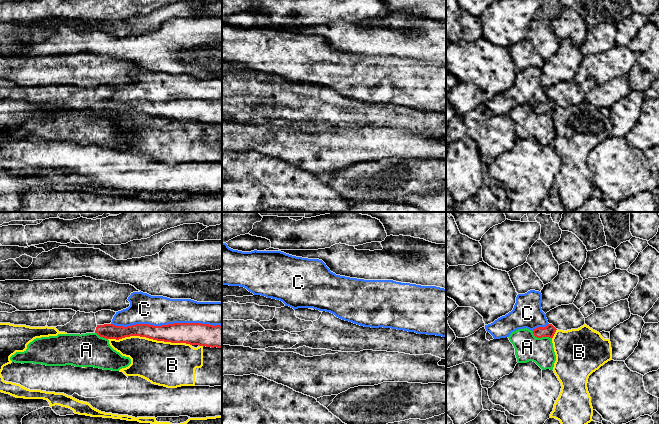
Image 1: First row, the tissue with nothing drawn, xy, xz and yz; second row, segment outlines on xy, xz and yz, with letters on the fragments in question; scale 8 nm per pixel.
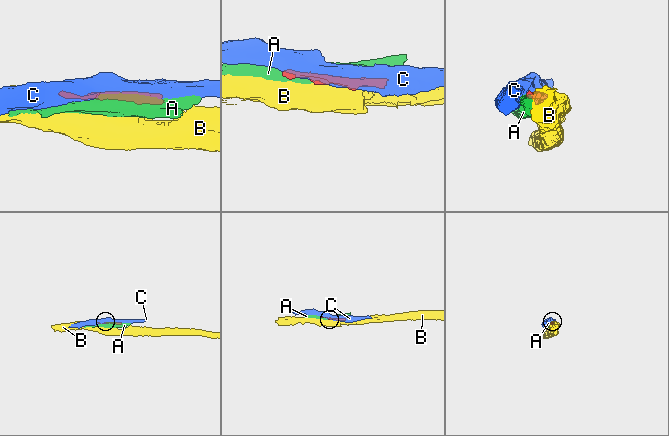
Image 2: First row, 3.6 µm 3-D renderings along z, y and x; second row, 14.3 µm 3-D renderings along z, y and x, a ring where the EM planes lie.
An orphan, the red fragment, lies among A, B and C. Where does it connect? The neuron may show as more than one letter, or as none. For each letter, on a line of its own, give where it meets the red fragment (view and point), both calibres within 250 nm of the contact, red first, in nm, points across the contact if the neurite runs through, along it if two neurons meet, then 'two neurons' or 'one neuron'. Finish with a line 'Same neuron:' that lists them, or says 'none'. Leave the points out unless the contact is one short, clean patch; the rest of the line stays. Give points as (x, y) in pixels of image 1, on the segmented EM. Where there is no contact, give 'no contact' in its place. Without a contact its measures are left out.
A: yz (541, 337) | 90/200 nm | two neurons
B: xy (150, 338) | 160/360 nm | two neurons
C: xy (166, 325) | 180/240 nm | two neurons
Same neuron: none

